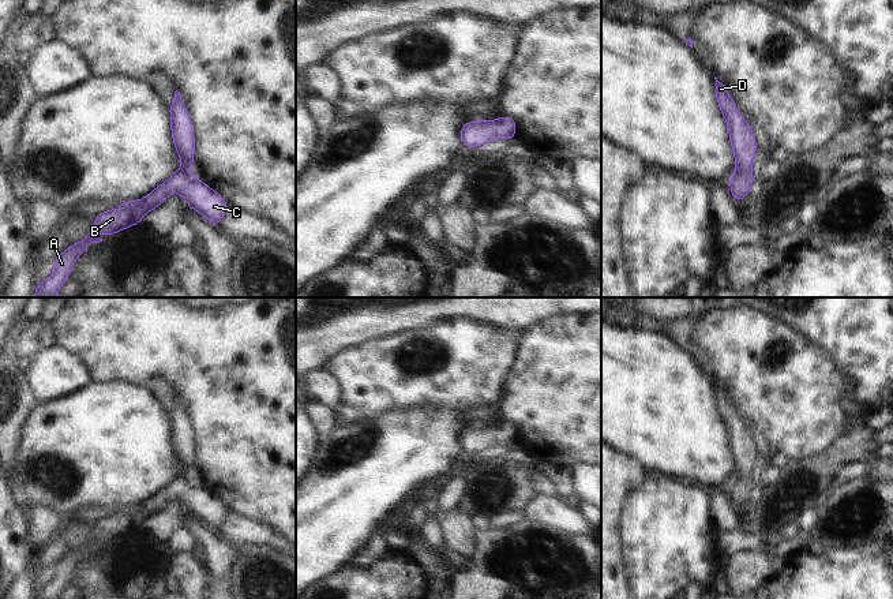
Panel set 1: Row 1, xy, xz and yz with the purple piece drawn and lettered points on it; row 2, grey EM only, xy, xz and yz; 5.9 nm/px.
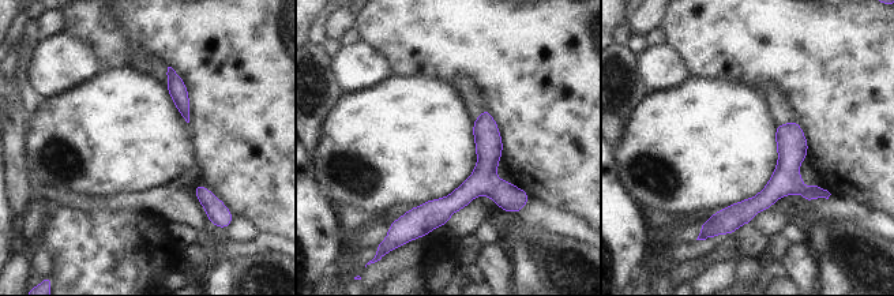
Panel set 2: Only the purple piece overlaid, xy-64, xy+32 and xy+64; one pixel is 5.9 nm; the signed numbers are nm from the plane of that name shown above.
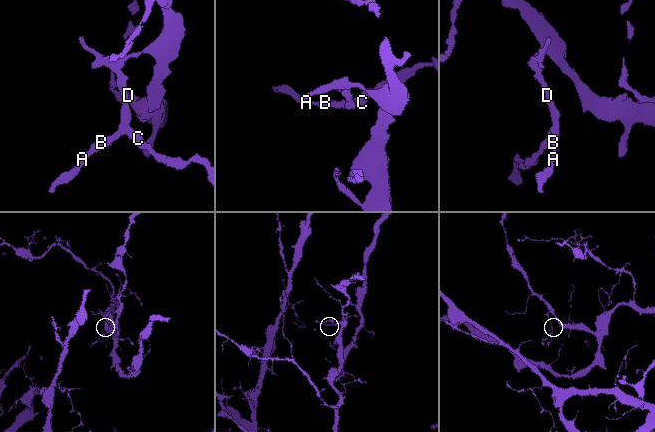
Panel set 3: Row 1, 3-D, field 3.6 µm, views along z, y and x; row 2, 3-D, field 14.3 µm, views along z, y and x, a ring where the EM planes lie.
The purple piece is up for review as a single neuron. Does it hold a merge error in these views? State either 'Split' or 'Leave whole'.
Leave whole

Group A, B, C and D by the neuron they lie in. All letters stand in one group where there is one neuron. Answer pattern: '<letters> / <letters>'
A B C D

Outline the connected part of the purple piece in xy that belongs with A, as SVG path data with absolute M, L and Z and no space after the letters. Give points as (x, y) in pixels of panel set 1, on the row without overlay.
M177 396L175 397L175 407L168 416L170 420L170 439L181 472L145 503L124 506L119 513L97 520L91 536L53 565L53 579L46 585L37 588L34 599L59 599L63 589L68 587L71 574L80 559L91 549L102 547L102 544L95 542L97 538L102 538L109 543L125 536L128 532L143 528L143 521L160 513L170 499L180 499L190 514L198 517L218 534L229 510L220 498L192 479L195 439L192 426Z

